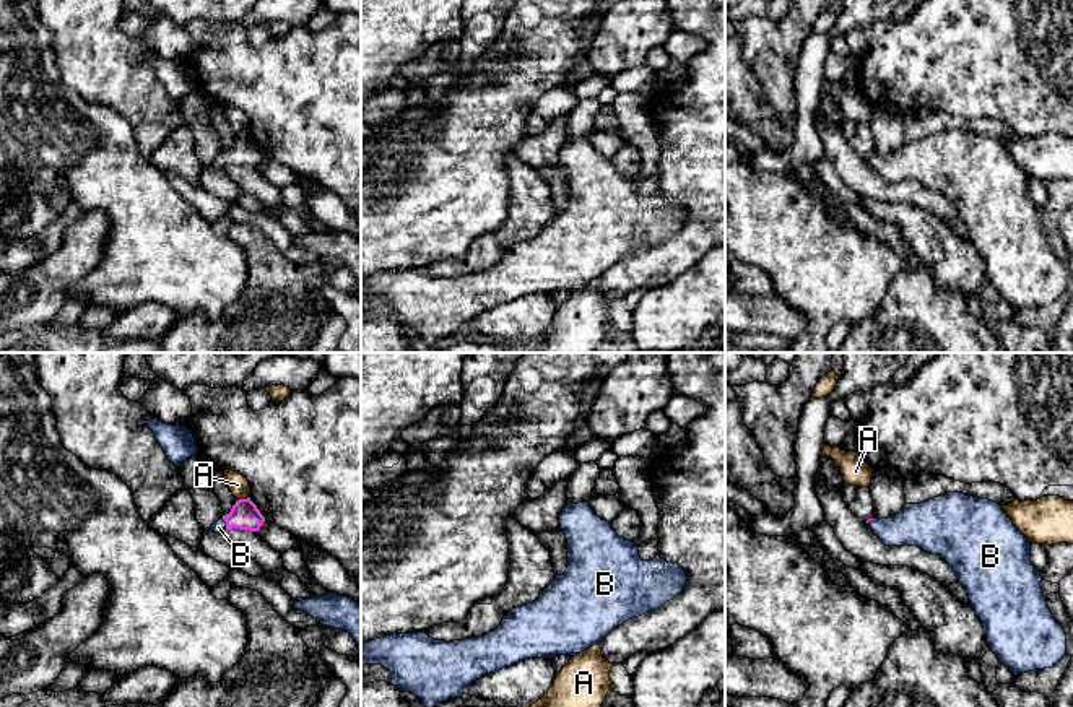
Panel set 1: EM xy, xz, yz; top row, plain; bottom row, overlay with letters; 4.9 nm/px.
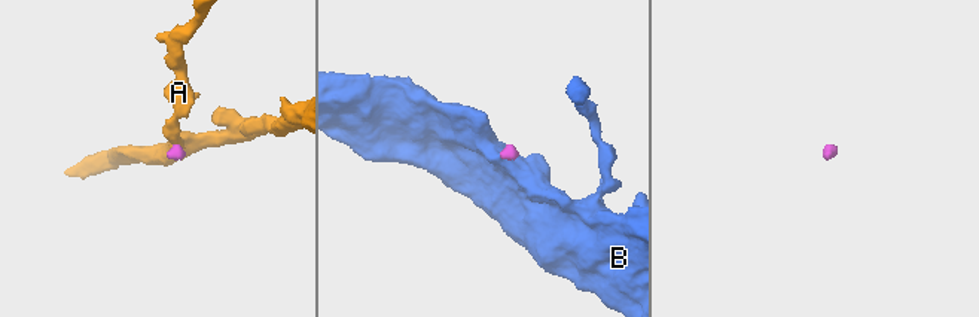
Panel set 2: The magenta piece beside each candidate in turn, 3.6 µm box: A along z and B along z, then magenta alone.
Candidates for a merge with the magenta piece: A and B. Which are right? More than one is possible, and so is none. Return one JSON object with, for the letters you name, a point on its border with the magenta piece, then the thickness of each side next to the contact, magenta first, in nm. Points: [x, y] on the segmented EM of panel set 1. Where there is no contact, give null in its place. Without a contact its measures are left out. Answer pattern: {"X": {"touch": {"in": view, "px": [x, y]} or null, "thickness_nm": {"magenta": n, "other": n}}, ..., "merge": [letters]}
{"B": {"touch": {"in": "xy", "px": [226, 525]}, "thickness_nm": {"magenta": 140, "other": 60}}, "merge": ["B"]}

